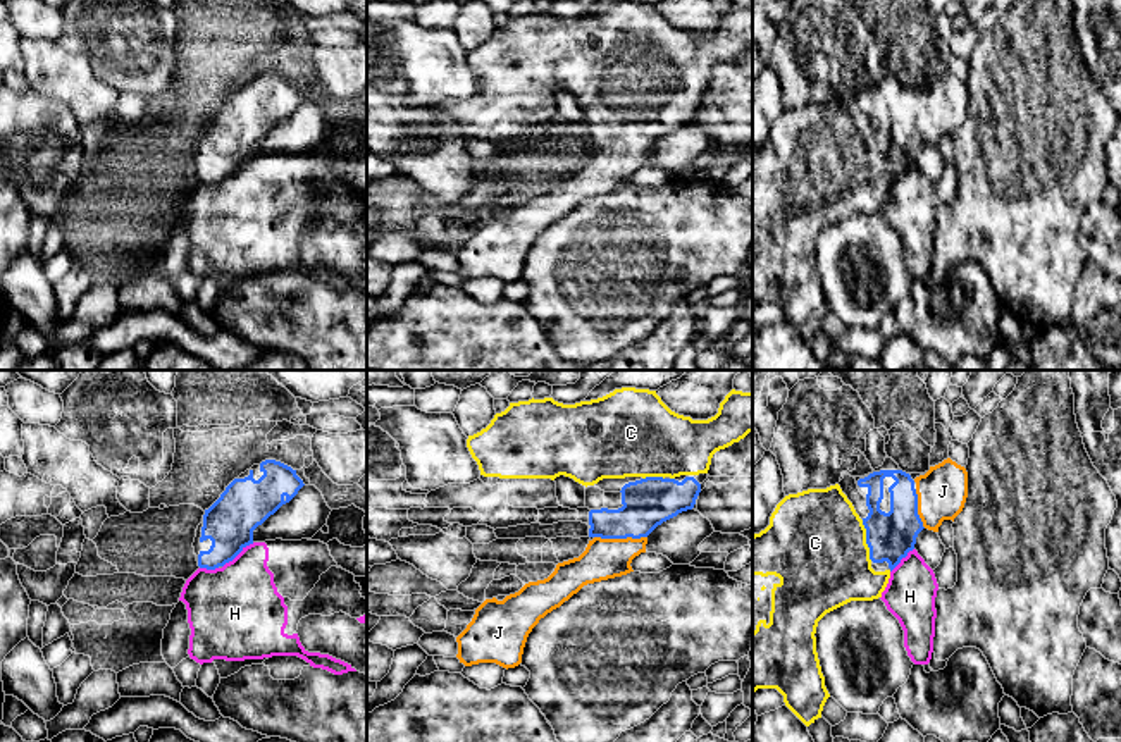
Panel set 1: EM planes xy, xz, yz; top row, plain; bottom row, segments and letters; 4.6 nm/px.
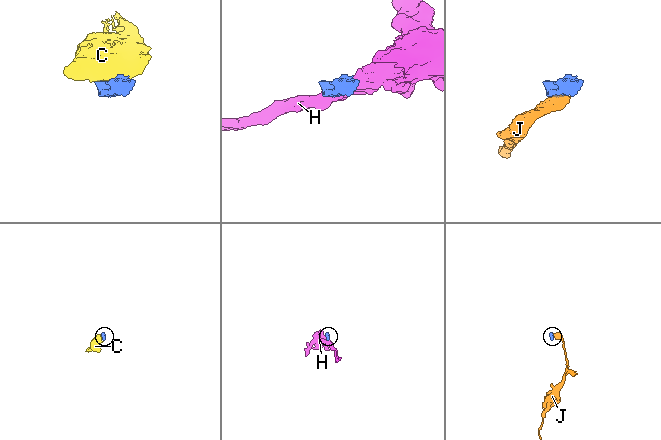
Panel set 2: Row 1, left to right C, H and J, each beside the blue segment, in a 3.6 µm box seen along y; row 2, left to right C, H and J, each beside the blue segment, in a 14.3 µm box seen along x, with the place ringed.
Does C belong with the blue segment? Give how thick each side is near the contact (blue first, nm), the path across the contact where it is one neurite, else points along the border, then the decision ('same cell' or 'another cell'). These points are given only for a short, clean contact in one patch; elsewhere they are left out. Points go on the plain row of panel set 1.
220/460 nm | same cell

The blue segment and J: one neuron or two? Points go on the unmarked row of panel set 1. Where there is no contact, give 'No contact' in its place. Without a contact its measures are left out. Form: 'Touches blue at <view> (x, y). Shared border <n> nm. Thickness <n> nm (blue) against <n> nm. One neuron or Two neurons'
Touches blue at xz (620, 152). Shared border 240 nm. Thickness 220 nm (blue) against 190 nm. One neuron

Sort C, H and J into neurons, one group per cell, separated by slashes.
C J / H

